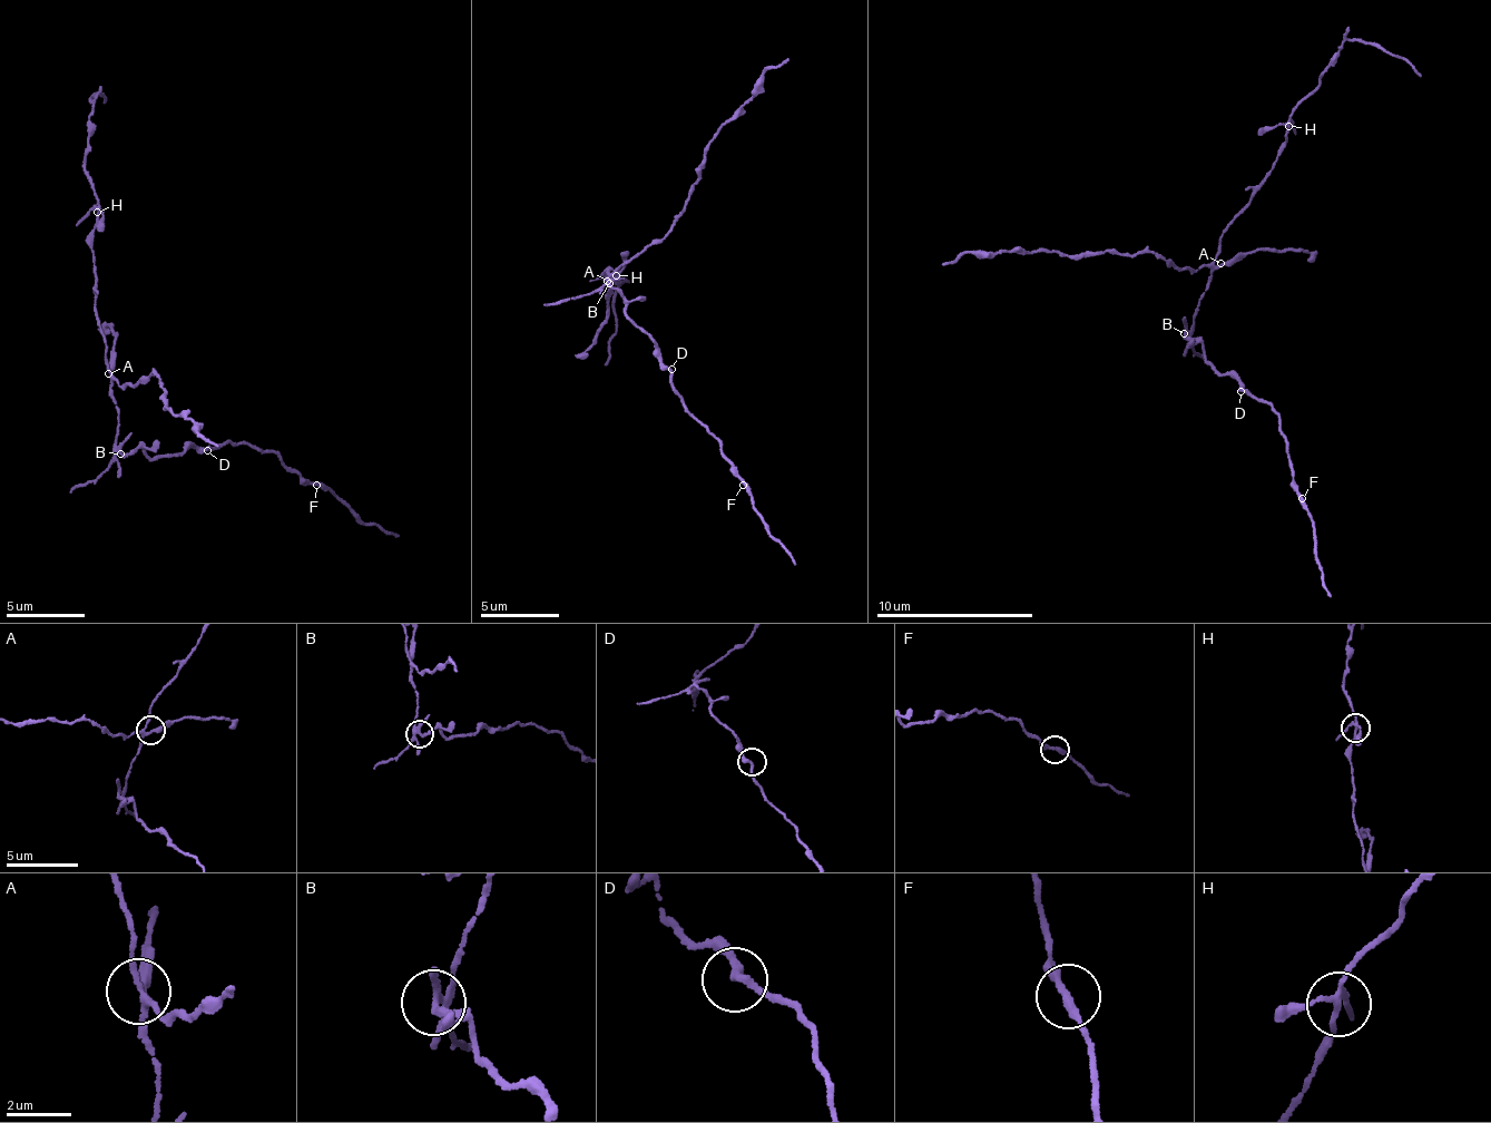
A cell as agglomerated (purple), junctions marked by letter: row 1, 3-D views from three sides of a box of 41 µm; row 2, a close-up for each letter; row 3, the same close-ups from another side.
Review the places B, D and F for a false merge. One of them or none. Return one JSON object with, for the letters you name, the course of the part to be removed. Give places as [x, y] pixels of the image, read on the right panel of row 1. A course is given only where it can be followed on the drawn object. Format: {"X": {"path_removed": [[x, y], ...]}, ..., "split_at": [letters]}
{"B": {"path_removed": [[1185, 332], [1222, 230], [1274, 167], [1288, 116], [1316, 85], [1332, 55], [1349, 40], [1379, 44], [1422, 75]]}, "split_at": ["B"]}

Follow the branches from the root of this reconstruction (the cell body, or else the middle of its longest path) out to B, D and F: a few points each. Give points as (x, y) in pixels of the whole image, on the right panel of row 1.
B: (1203, 299), (1198, 303), (1194, 324), (1185, 332)
D: (1203, 299), (1198, 303), (1194, 324), (1185, 329), (1200, 341), (1208, 363), (1233, 377), (1241, 391)
F: (1203, 299), (1194, 324), (1185, 329), (1200, 341), (1208, 363), (1276, 412), (1302, 498)

